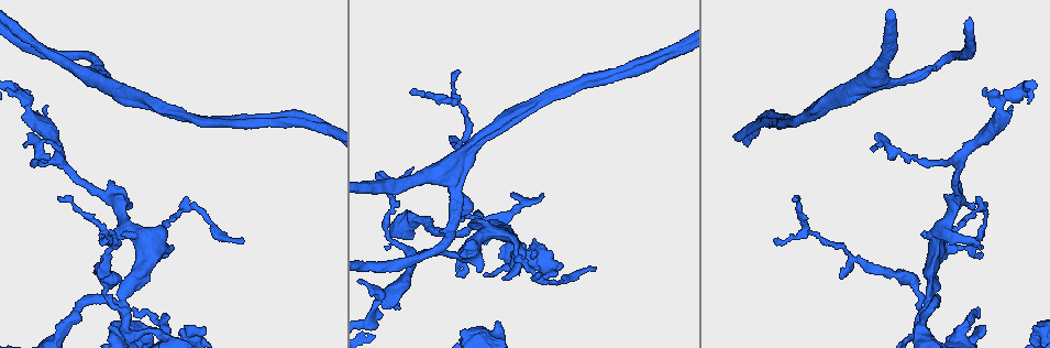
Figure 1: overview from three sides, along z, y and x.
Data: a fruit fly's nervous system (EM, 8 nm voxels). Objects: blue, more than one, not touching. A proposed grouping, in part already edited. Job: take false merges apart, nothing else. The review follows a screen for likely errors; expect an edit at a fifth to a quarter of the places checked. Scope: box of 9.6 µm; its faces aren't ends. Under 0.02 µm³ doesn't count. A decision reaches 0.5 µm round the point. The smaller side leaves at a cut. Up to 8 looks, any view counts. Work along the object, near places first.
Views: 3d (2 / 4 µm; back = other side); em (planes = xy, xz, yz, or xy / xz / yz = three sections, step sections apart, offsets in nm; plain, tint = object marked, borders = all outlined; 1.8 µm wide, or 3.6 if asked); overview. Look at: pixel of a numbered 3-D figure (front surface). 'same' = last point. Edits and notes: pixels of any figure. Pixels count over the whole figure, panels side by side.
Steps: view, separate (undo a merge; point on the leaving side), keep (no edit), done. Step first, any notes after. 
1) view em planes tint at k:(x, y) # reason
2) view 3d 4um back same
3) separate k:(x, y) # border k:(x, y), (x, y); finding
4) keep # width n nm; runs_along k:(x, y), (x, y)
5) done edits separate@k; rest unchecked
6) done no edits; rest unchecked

view em 3.6um planes tint at 1:(986, 206) # abrupt turn

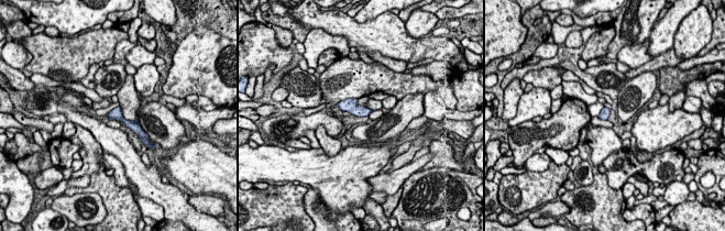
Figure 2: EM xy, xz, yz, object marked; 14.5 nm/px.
keep # width 140 nm; runs_along 2:(110, 114), (118, 114), (141, 132); one neuron here

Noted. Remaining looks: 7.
view em planes tint at 1:(908, 157) # thin neck

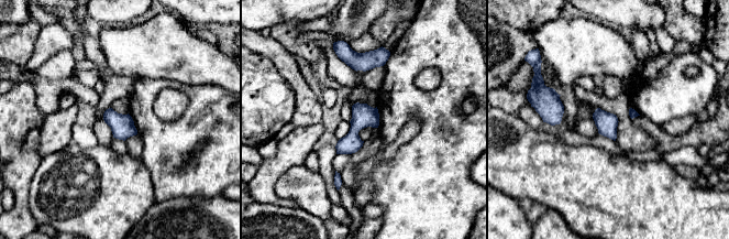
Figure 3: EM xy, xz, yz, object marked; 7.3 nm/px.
keep # all the same neuron

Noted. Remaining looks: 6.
view 3d 2um at 1:(928, 303) # thin neck

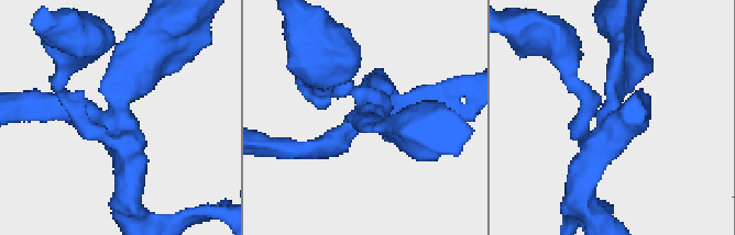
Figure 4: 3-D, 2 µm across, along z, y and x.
view em yz step 8 tint at 4:(105, 120) # arms 4

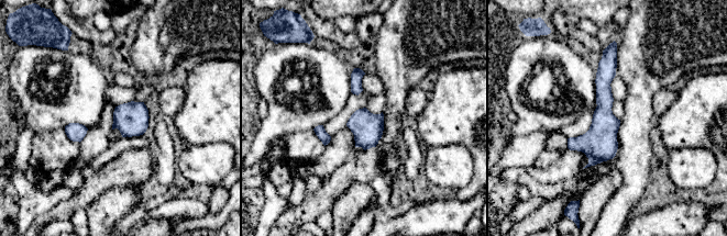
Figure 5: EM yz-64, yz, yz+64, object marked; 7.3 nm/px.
view em planes borders same

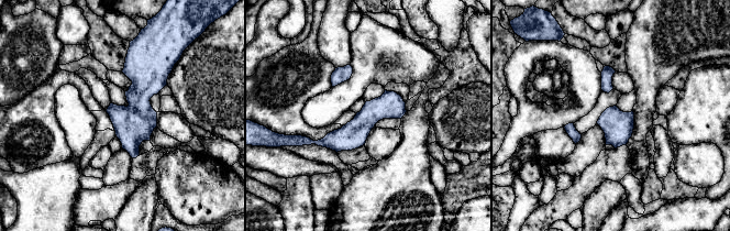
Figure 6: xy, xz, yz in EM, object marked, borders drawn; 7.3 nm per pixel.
keep # runs_along 6:(134, 51), (139, 119), (133, 154); all the same neuron

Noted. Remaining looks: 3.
done no edits; rest unchecked

